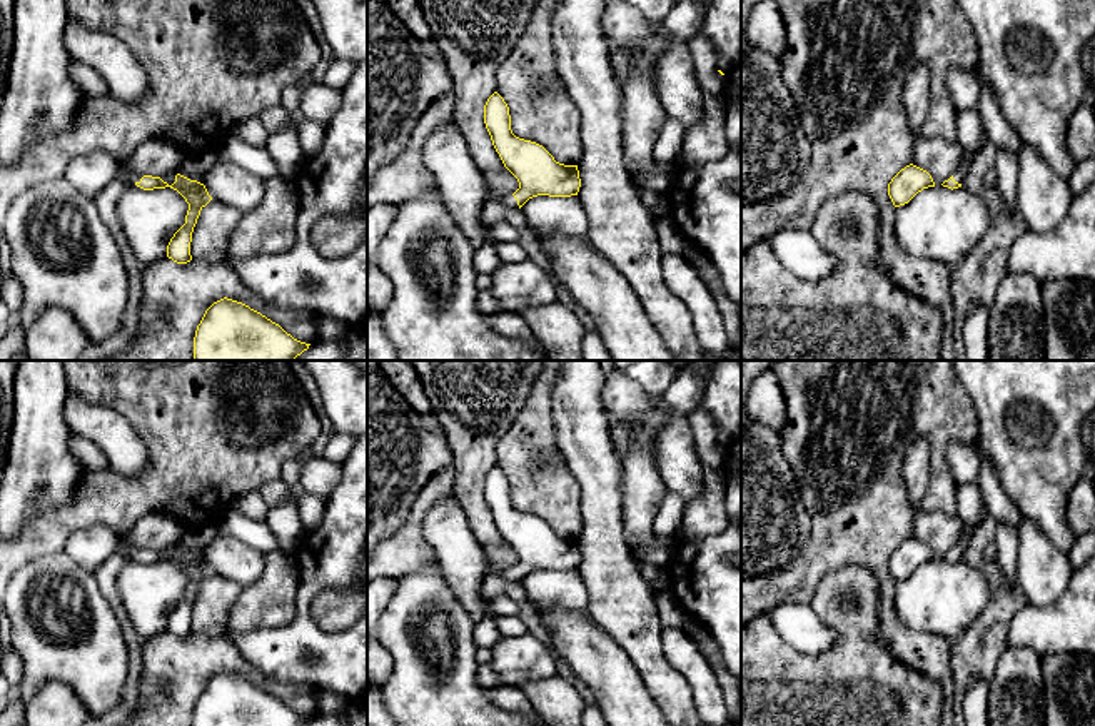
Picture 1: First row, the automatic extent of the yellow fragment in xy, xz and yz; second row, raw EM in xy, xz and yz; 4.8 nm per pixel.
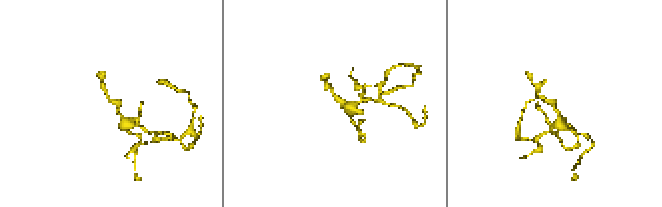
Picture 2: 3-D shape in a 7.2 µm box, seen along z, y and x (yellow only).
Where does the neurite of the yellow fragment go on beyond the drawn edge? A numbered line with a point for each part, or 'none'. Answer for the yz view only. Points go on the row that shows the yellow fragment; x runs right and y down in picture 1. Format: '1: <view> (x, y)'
1: yz (970, 156)

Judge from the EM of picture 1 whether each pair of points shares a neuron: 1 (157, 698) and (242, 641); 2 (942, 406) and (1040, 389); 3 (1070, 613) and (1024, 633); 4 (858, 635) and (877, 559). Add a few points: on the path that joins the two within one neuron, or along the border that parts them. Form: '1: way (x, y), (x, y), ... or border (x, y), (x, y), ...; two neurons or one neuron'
1: border (229, 638), (244, 661), (261, 676); two neurons
2: border (957, 378), (977, 416), (977, 439); two neurons
3: way (1059, 625), (1054, 630), (1035, 630); one neuron
4: border (837, 568), (865, 566), (872, 573), (878, 613); two neurons

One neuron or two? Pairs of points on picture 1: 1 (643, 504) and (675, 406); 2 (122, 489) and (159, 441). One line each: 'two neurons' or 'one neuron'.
1: one neuron
2: one neuron

